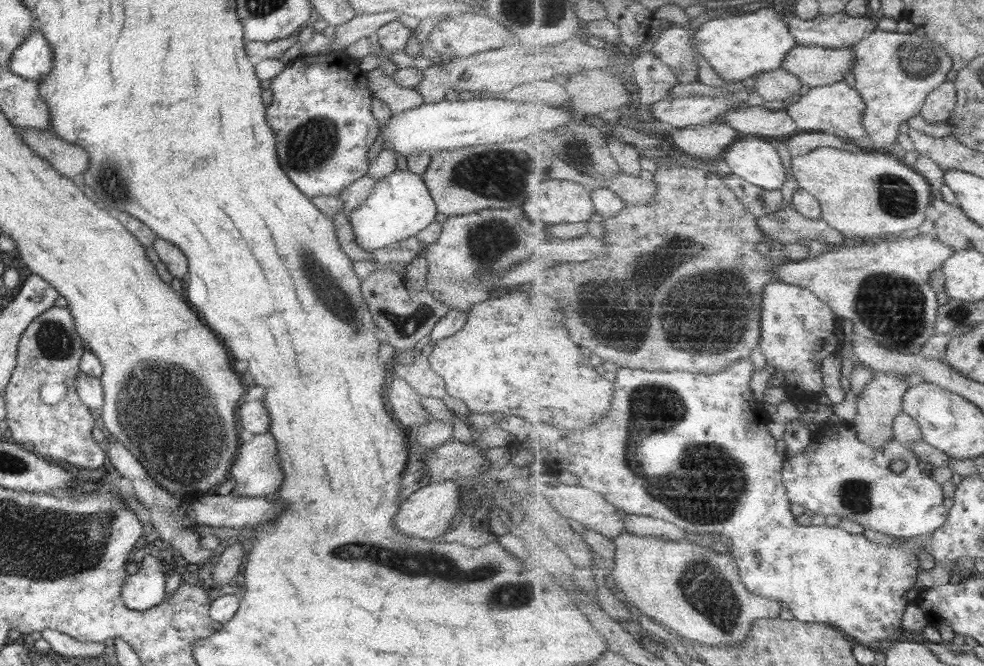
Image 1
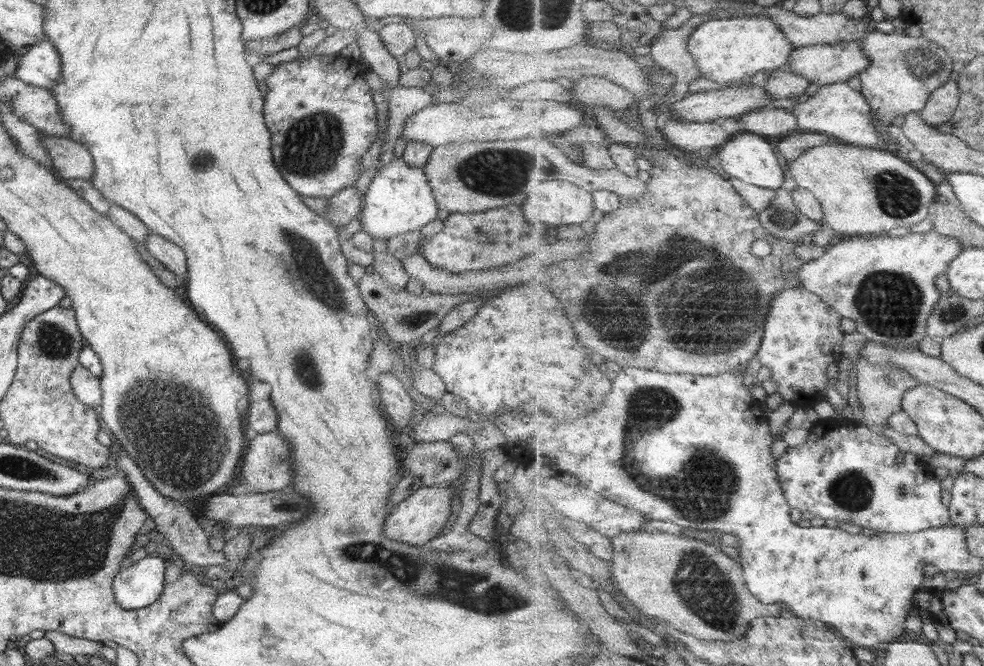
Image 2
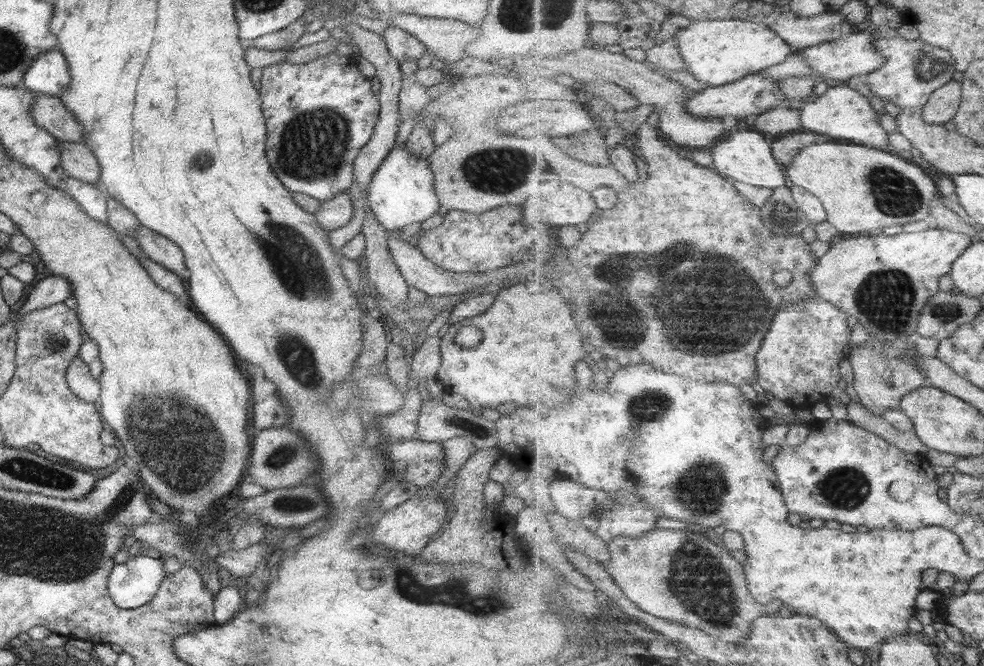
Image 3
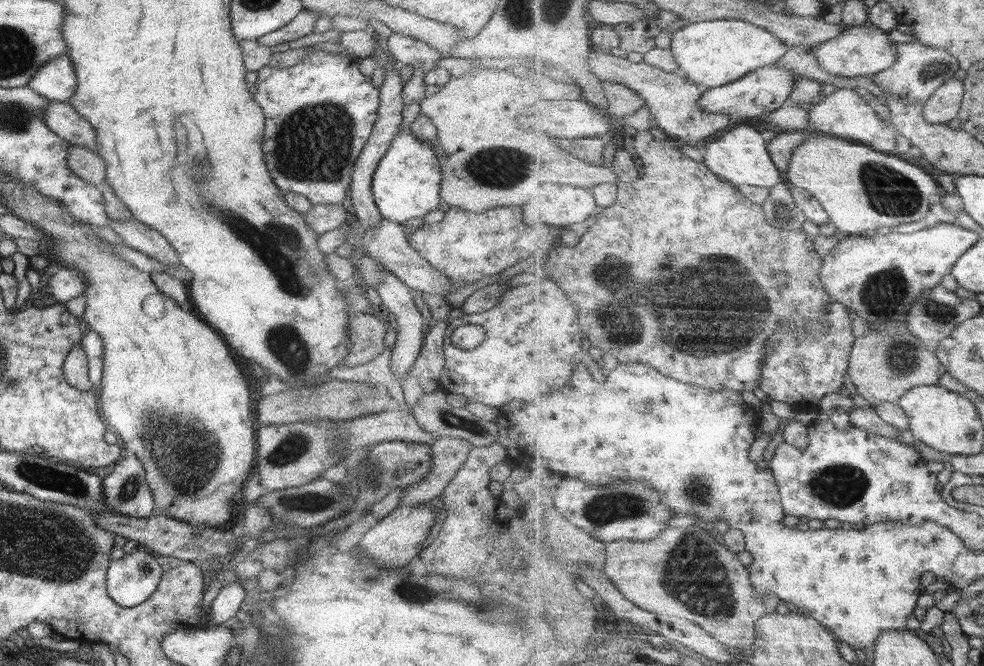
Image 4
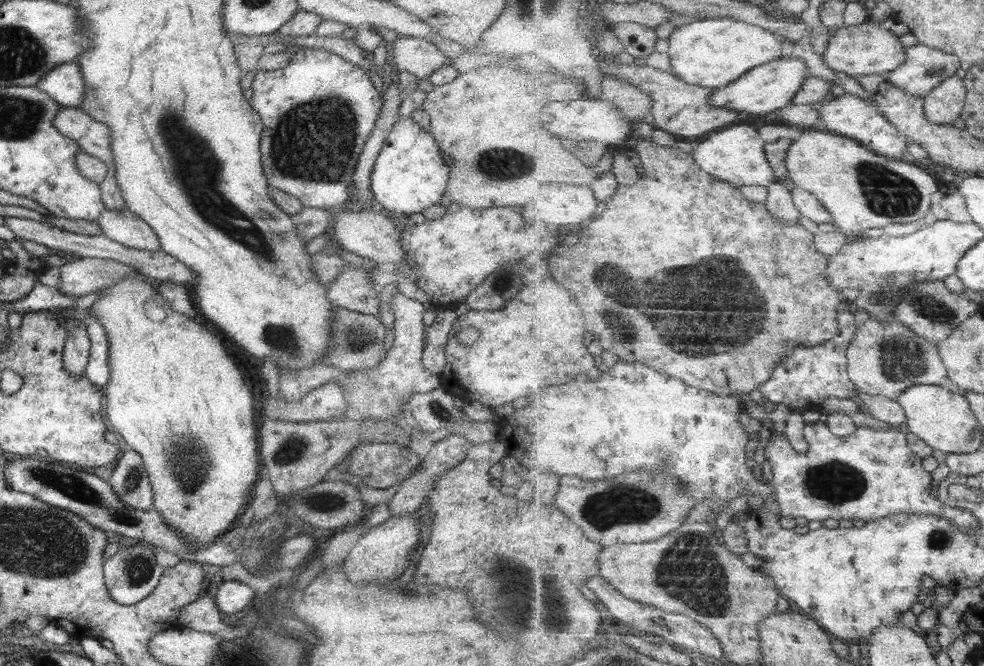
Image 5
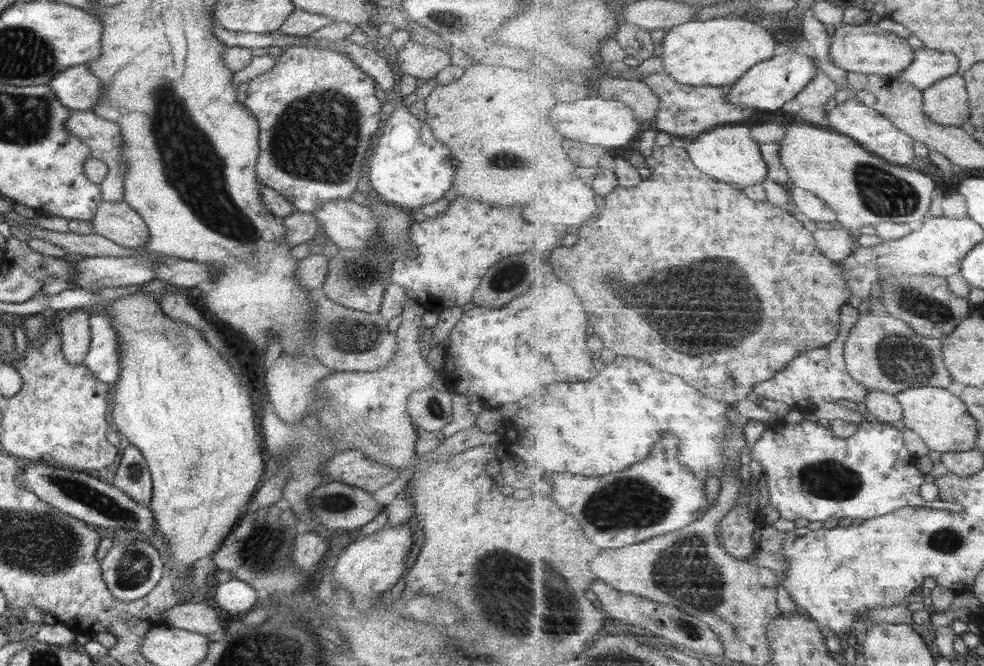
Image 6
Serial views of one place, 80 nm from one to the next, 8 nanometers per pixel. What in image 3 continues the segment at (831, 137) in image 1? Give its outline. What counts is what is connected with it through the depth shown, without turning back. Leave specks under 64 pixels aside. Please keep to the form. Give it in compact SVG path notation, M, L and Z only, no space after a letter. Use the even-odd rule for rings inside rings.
M809 131L783 134L772 143L775 158L783 168L793 163L795 157L803 148L811 144L822 142L825 137L819 133Z

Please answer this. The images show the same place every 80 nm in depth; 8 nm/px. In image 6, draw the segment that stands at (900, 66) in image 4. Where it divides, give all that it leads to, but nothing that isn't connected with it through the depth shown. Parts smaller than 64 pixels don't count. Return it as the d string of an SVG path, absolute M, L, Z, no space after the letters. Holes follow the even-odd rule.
M924 46L914 53L914 62L897 77L922 91L934 86L938 80L954 75L957 68L961 67L960 58L953 52L941 52Z

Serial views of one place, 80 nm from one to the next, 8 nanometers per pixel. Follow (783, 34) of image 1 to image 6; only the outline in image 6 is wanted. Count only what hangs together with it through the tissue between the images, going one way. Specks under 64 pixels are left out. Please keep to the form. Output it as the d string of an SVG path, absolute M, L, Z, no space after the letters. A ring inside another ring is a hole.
M740 16L691 20L667 30L661 58L666 73L681 84L728 87L737 83L751 67L774 58L777 41L773 39L773 30L768 23Z

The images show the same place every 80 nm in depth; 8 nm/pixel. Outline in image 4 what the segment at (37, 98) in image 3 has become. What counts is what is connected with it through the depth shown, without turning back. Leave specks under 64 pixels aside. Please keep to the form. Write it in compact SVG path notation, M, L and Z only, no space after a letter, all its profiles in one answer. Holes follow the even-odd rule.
M48 101L43 124L61 140L96 153L96 138L91 125L67 102Z

